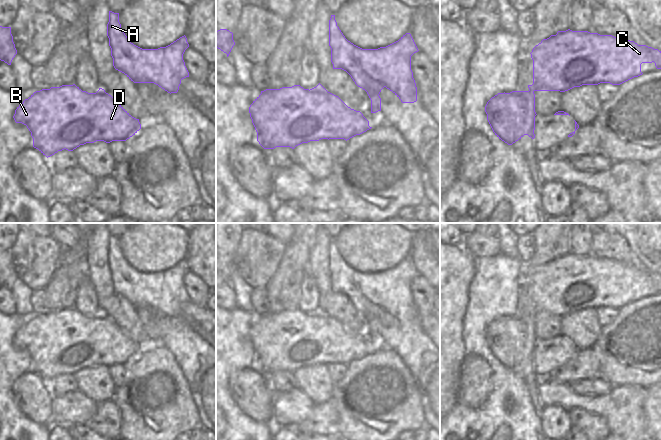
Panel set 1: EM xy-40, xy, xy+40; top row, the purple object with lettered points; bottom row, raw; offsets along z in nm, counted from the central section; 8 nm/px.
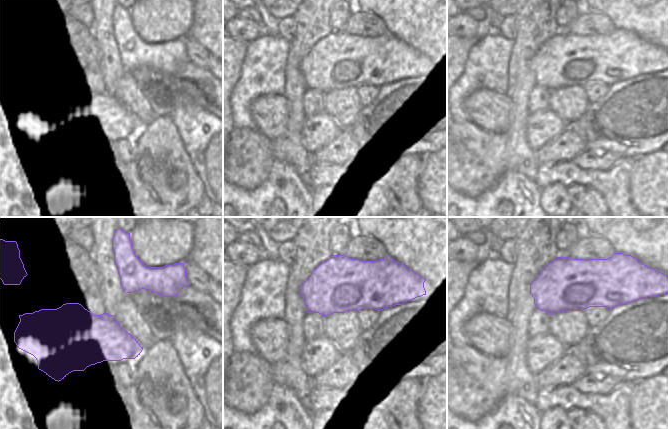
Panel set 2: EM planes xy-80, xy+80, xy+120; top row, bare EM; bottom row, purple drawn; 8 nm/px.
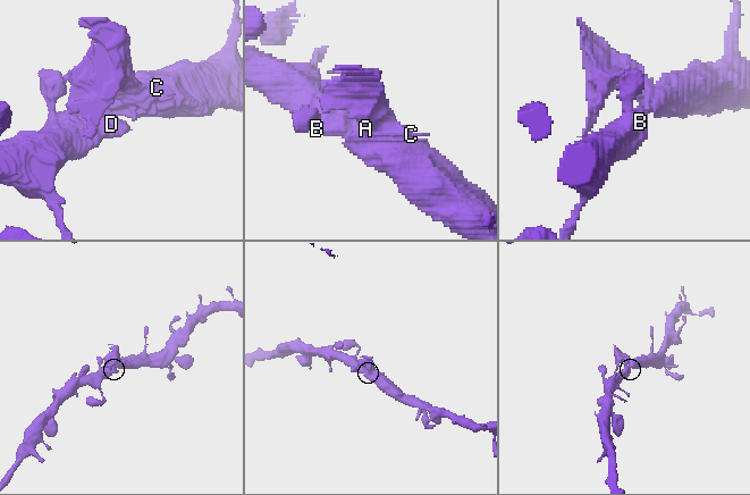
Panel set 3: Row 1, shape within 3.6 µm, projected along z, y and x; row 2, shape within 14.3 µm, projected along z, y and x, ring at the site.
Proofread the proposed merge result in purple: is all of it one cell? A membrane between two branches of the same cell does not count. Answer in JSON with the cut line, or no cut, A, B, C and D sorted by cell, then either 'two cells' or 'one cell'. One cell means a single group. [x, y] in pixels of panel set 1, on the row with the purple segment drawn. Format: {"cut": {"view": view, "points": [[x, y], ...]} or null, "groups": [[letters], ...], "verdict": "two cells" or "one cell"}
{"cut": null, "groups": [["A", "B", "C", "D"]], "verdict": "one cell"}

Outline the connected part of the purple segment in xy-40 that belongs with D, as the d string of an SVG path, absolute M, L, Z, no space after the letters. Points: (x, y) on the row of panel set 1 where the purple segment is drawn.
M75 84L34 92L17 107L13 118L16 123L27 126L33 147L47 158L64 149L73 151L86 143L126 141L141 129L139 119L132 117L104 89L88 93Z

